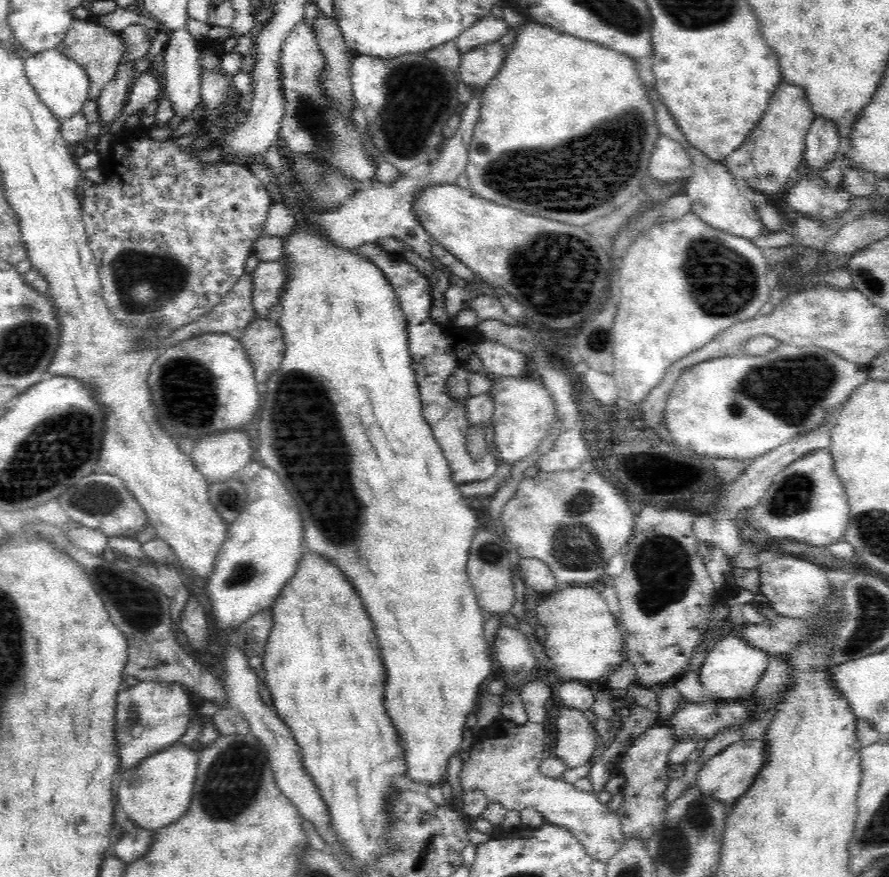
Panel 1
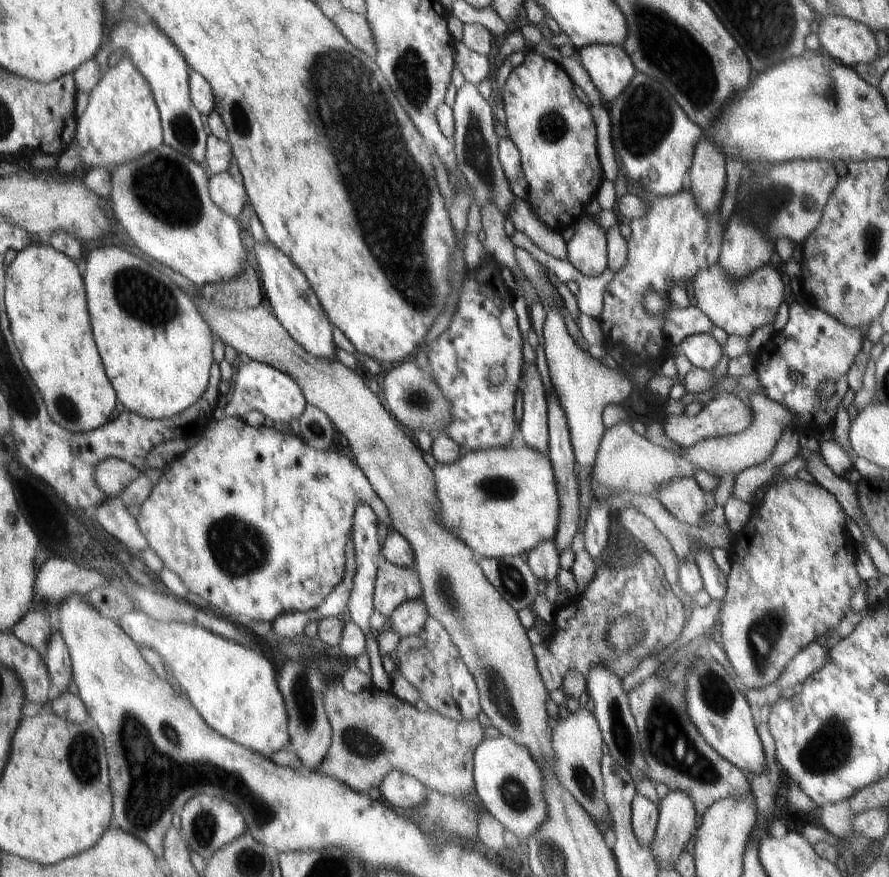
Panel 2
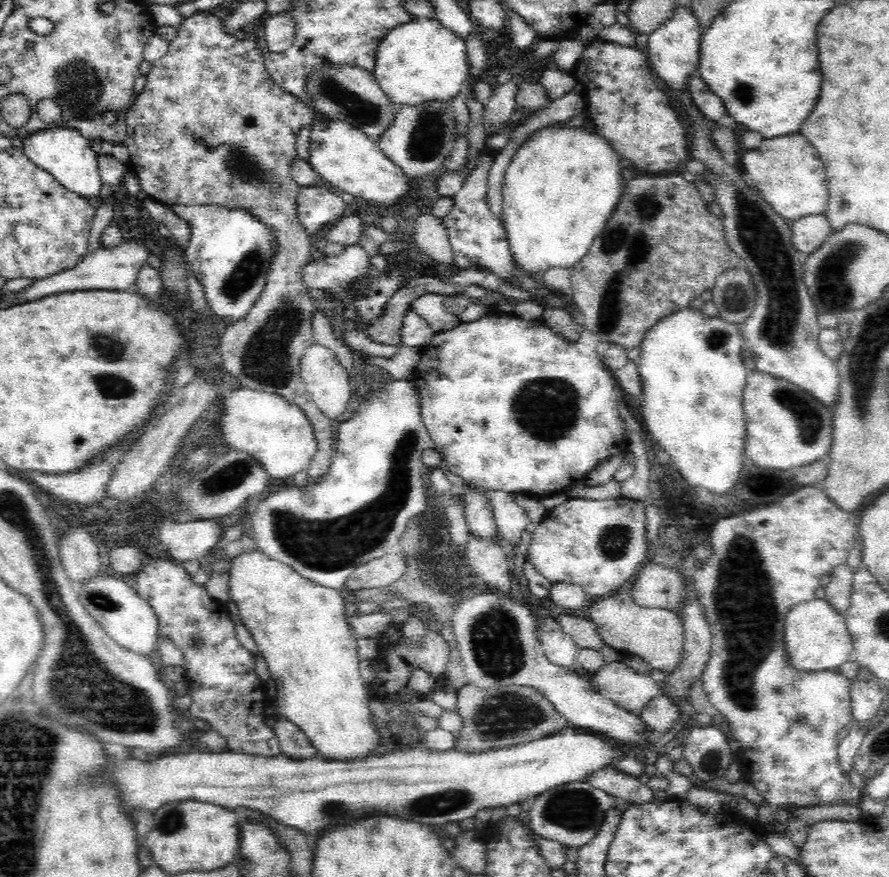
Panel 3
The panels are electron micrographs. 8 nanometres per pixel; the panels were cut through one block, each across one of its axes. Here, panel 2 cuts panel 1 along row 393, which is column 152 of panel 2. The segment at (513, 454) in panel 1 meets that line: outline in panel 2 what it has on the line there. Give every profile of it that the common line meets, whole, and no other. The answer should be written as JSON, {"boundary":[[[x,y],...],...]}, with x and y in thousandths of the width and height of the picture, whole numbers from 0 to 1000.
{"boundary":[[[252,475],[250,479],[238,479],[232,483],[223,497],[220,507],[196,523],[191,531],[182,536],[180,547],[173,553],[169,566],[157,576],[157,583],[153,587],[153,595],[157,607],[166,616],[168,624],[175,628],[180,639],[187,648],[200,655],[200,659],[207,664],[214,675],[229,682],[238,692],[238,696],[255,705],[277,704],[281,707],[305,710],[309,705],[323,698],[344,698],[358,693],[364,683],[382,666],[386,659],[386,651],[389,645],[389,636],[386,627],[389,627],[389,618],[395,613],[395,599],[398,591],[399,577],[403,574],[415,575],[423,585],[426,597],[432,597],[442,604],[439,586],[421,555],[416,554],[414,545],[409,543],[405,532],[389,519],[380,515],[358,514],[351,511],[333,495],[317,495],[308,487],[292,485],[283,487],[273,478]]]}

